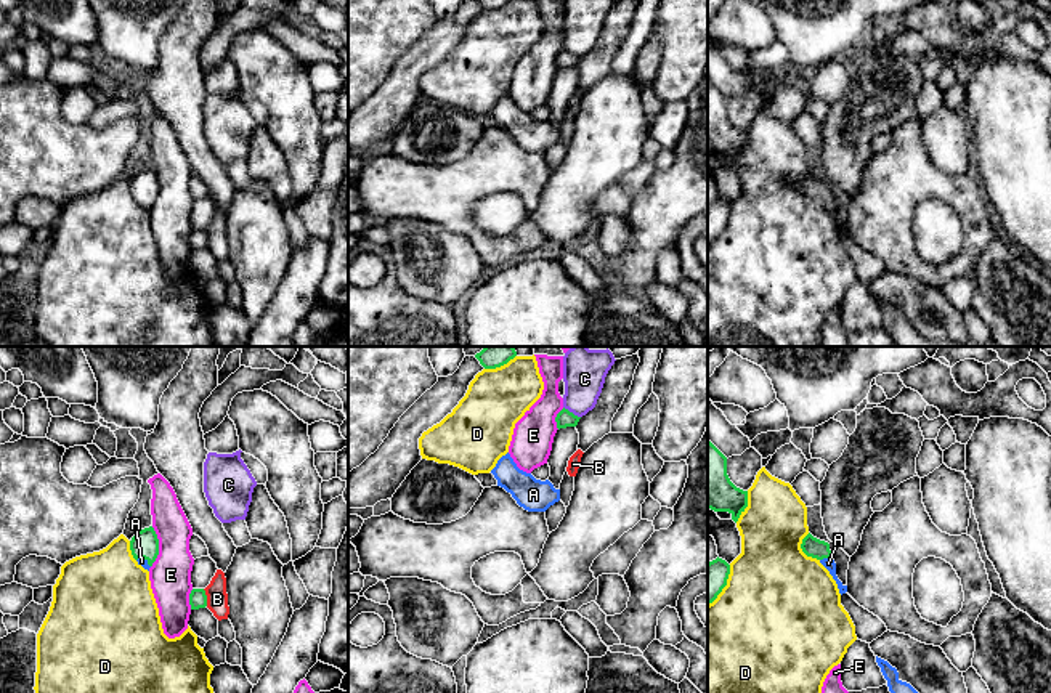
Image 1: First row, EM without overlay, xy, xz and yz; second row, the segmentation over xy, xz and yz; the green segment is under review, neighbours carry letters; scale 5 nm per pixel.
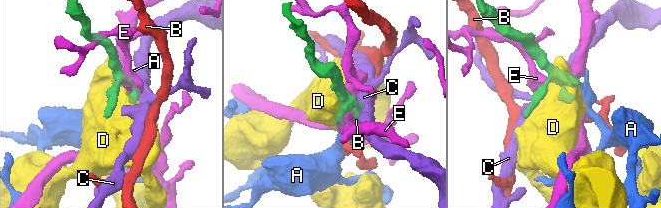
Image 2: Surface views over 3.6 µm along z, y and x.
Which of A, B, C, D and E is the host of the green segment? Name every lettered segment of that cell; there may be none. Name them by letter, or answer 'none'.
A

